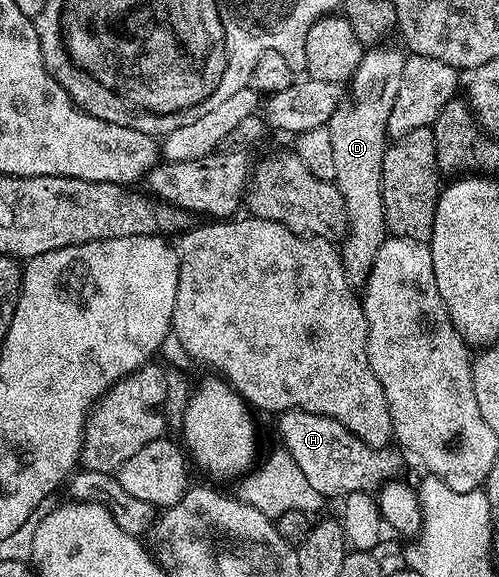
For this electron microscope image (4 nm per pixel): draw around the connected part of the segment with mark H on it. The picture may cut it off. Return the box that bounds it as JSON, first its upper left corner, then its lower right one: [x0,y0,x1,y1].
[277,408,403,494]

